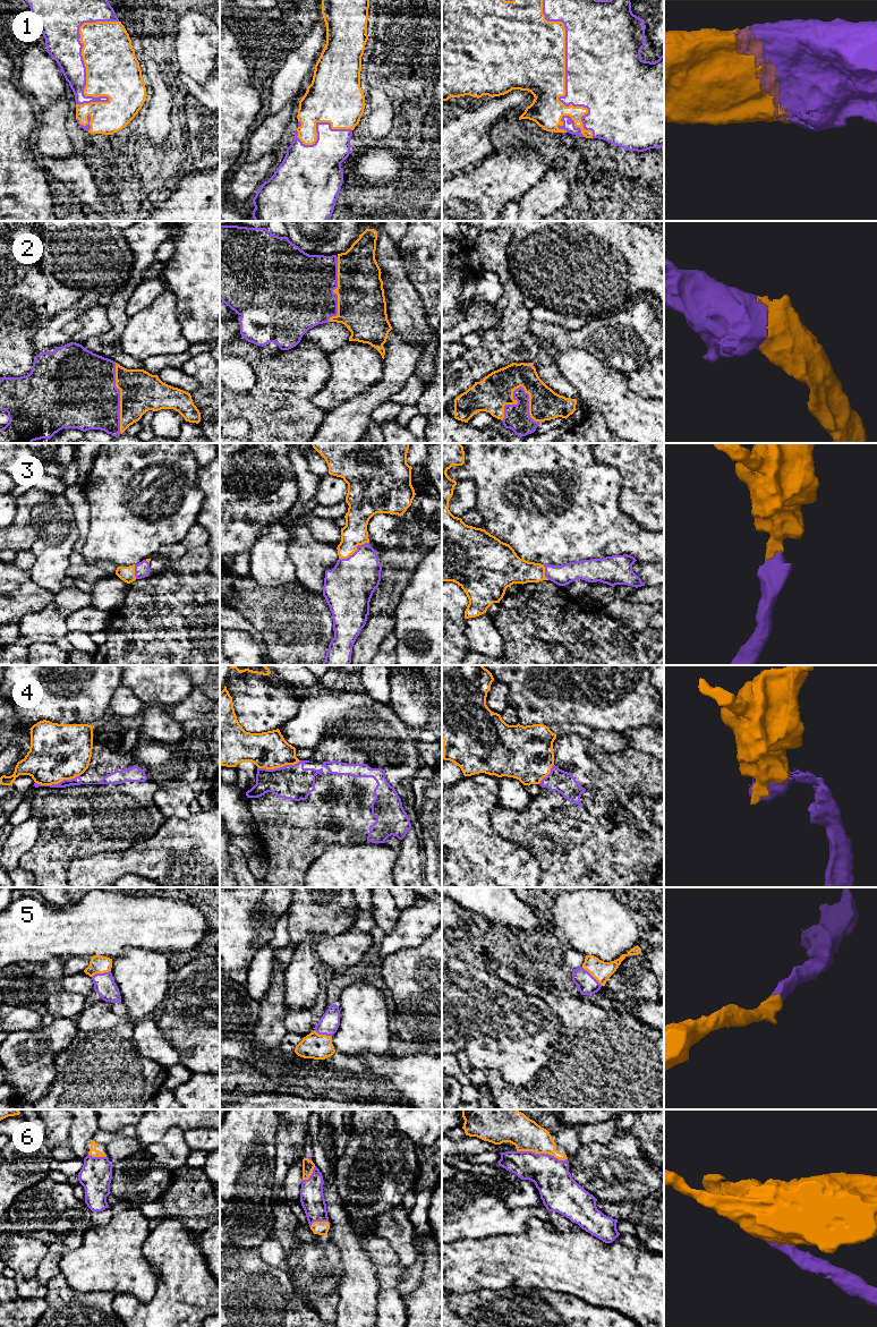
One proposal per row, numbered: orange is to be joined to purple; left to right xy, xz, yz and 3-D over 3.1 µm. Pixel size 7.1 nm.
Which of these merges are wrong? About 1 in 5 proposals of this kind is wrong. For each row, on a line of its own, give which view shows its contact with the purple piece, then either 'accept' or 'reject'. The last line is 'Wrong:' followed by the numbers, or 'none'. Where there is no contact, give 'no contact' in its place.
1: yz | accept
2: yz | accept
3: xz | accept
4: xy | reject
5: yz | accept
6: yz | accept
Wrong: 4

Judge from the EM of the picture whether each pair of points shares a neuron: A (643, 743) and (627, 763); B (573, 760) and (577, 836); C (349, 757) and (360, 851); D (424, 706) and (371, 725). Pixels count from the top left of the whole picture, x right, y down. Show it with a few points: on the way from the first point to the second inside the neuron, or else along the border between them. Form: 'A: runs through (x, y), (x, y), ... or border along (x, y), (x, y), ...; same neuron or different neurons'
A: border along (630, 746), (652, 755); different neurons
B: runs through (586, 780), (582, 817); same neuron
C: border along (384, 842), (365, 840), (332, 843); different neurons
D: border along (388, 704), (414, 733); different neurons

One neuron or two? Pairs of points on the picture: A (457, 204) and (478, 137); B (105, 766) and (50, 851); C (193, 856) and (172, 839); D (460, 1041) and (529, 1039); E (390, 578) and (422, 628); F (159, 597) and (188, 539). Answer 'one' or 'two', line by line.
A: two
B: one
C: one
D: one
E: two
F: two

